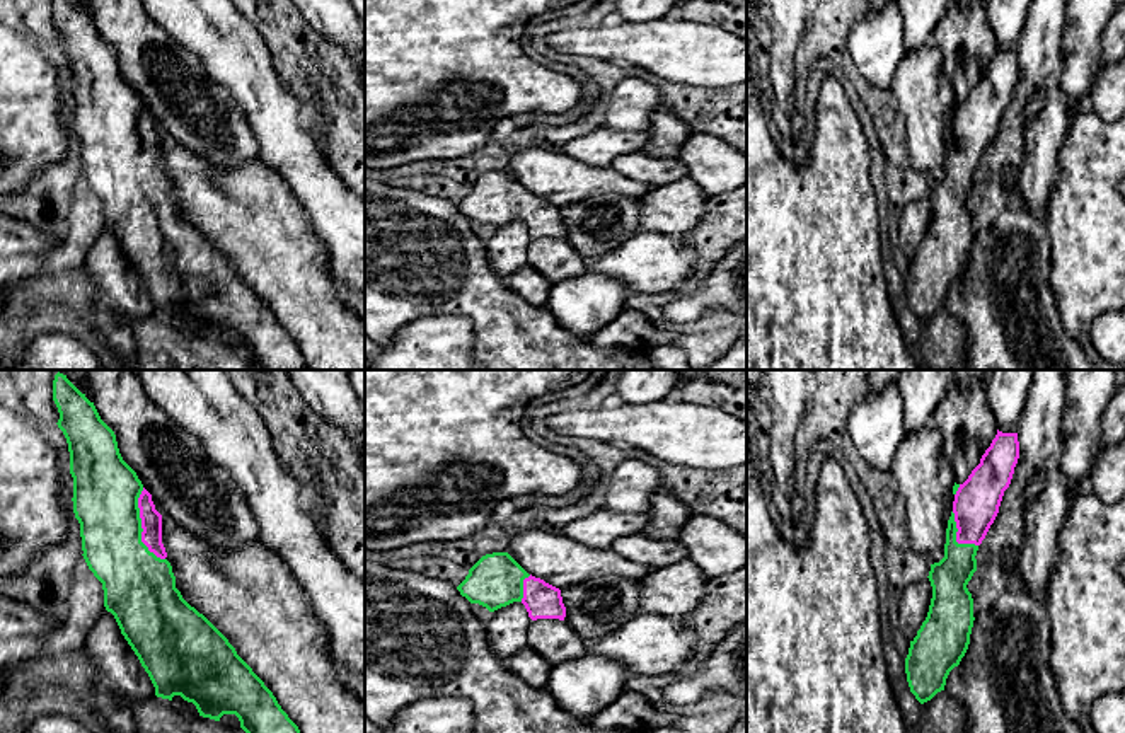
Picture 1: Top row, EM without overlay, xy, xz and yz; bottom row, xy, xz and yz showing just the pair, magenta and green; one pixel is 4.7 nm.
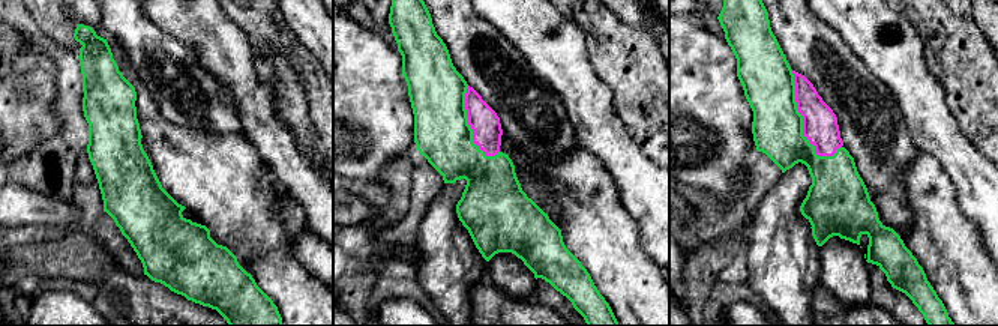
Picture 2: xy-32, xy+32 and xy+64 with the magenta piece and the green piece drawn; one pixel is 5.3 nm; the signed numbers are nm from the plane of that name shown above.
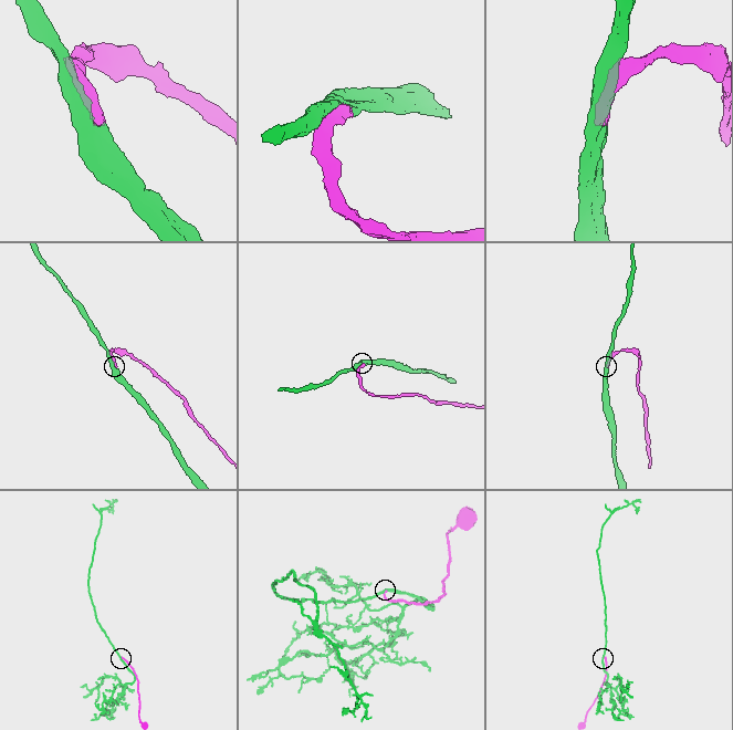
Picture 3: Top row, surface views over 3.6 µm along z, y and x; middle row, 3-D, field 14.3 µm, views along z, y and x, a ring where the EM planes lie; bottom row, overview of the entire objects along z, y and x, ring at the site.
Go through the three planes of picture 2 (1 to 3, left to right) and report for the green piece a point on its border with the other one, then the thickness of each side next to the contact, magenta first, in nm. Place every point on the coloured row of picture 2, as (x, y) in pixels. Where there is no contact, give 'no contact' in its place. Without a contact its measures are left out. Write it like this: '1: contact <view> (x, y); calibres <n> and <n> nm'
1: no contact
2: contact xy+32 (468, 123); calibres 160 and 300 nm
3: contact xy+64 (803, 120); calibres 190 and 280 nm

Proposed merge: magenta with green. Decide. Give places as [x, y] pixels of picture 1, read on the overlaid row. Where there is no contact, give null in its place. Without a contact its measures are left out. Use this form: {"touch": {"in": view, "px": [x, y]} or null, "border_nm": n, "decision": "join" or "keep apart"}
{"touch": {"in": "xy", "px": [142, 527]}, "border_nm": 360, "decision": "join"}

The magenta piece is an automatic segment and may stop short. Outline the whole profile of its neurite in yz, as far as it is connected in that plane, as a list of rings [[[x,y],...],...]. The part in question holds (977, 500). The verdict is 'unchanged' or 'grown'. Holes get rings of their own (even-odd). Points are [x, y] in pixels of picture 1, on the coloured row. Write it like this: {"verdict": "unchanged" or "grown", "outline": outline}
{"verdict": "grown", "outline": [[[1018,433],[995,438],[963,484],[953,486],[944,557],[931,564],[932,598],[926,620],[910,641],[905,673],[924,704],[944,690],[949,672],[965,656],[973,627],[973,598],[966,585],[977,571],[977,551],[994,523],[1019,459]]]}

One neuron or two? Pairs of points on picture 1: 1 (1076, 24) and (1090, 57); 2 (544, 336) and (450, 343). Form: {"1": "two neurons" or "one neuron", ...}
{"1": "one neuron", "2": "two neurons"}

